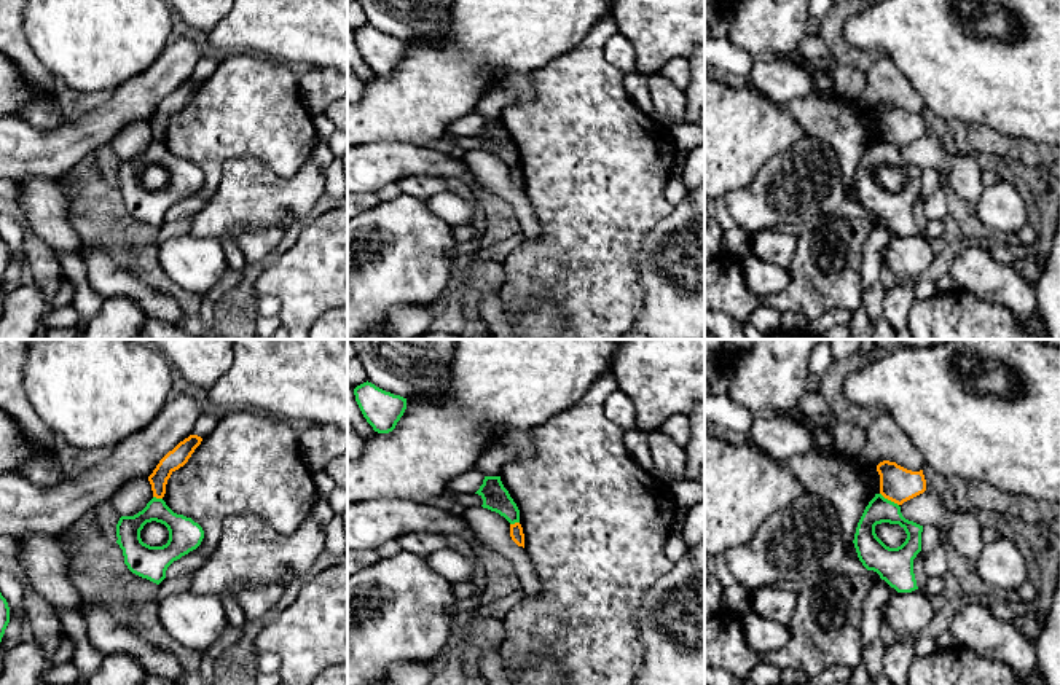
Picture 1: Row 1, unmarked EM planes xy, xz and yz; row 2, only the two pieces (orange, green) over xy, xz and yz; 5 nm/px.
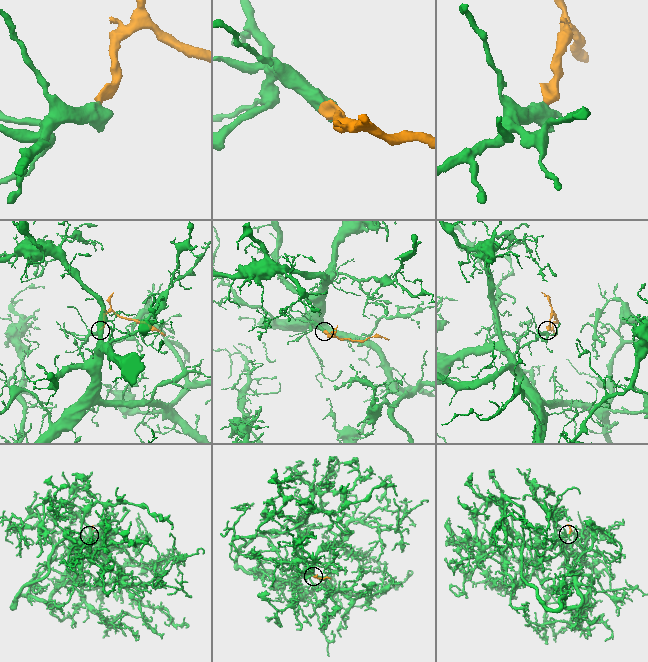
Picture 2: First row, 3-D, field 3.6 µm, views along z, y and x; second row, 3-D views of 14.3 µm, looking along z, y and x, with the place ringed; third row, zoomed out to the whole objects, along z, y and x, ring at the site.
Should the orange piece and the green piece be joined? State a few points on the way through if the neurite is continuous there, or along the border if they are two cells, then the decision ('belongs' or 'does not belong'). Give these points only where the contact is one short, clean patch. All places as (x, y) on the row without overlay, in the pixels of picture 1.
along yz (880, 136), (898, 148) | does not belong

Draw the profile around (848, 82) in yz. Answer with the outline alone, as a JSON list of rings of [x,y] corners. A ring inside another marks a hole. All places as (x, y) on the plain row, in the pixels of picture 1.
[[[830,67],[834,89],[850,99],[858,99],[866,88],[866,73],[850,67]]]

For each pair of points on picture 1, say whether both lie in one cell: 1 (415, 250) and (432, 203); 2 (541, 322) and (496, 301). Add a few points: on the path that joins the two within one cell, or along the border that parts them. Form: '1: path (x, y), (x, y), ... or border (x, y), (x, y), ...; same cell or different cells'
1: border (421, 201), (451, 227); different cells
2: path (530, 322), (514, 322), (504, 313); same cell

